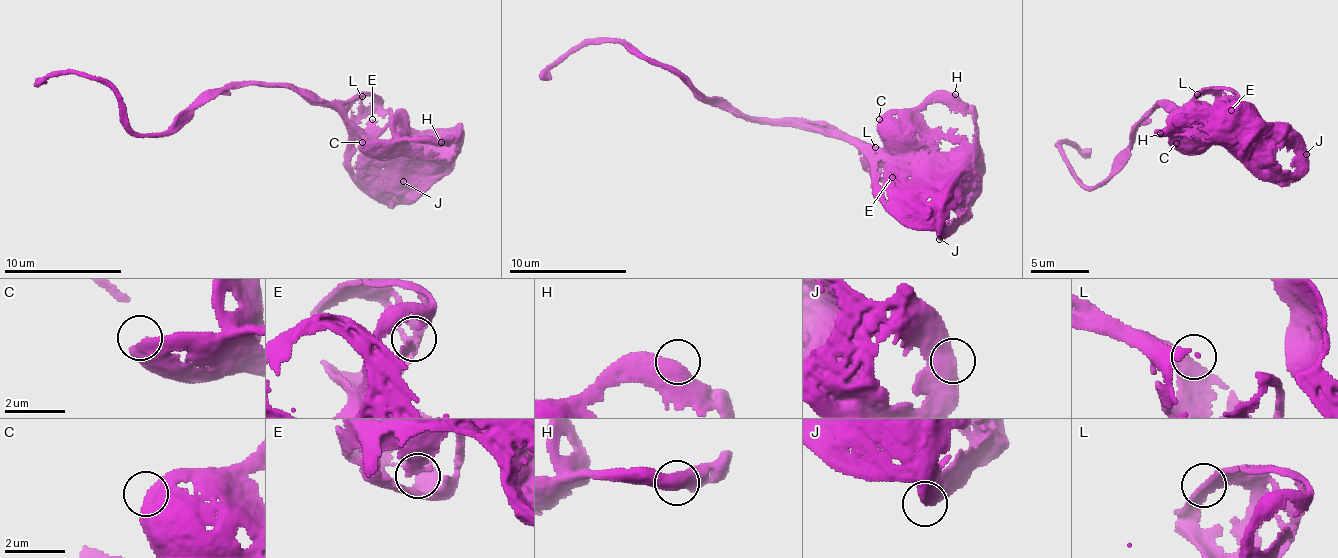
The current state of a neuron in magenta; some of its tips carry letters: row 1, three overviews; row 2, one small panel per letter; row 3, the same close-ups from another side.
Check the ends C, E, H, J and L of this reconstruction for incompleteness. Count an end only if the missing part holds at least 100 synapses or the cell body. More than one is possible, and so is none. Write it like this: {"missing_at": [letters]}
{"missing_at": []}

